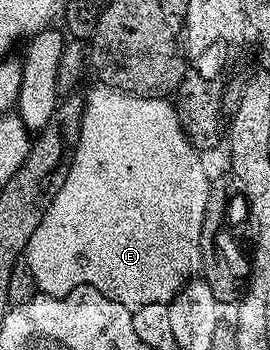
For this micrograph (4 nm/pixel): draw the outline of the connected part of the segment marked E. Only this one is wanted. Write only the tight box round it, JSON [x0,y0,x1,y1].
[24,83,212,311]

